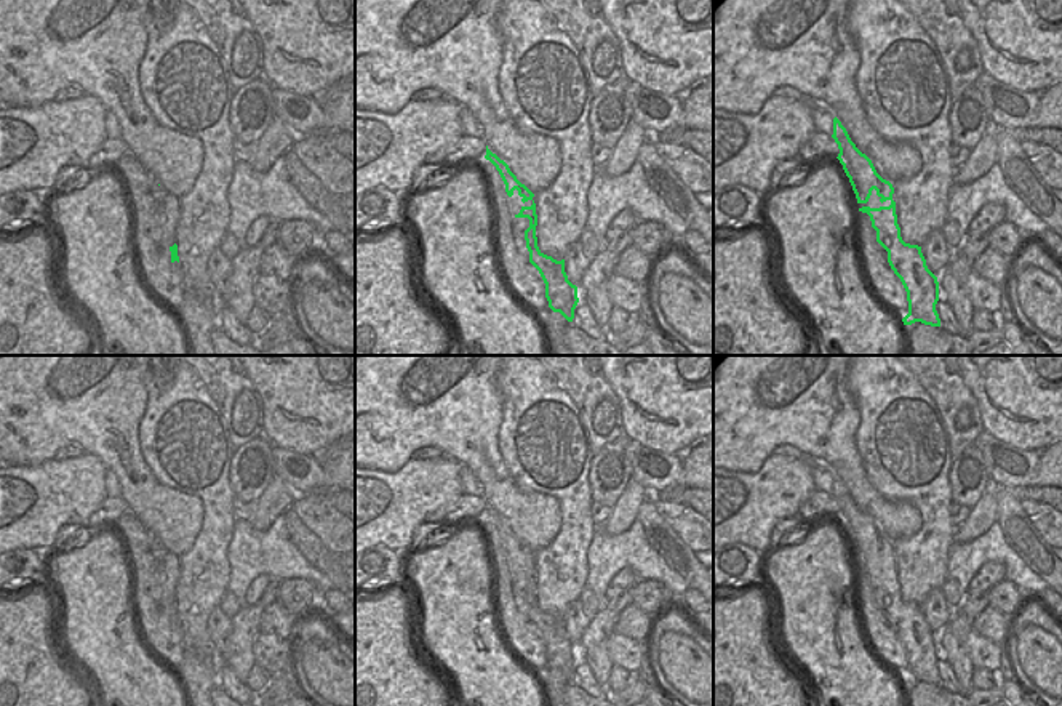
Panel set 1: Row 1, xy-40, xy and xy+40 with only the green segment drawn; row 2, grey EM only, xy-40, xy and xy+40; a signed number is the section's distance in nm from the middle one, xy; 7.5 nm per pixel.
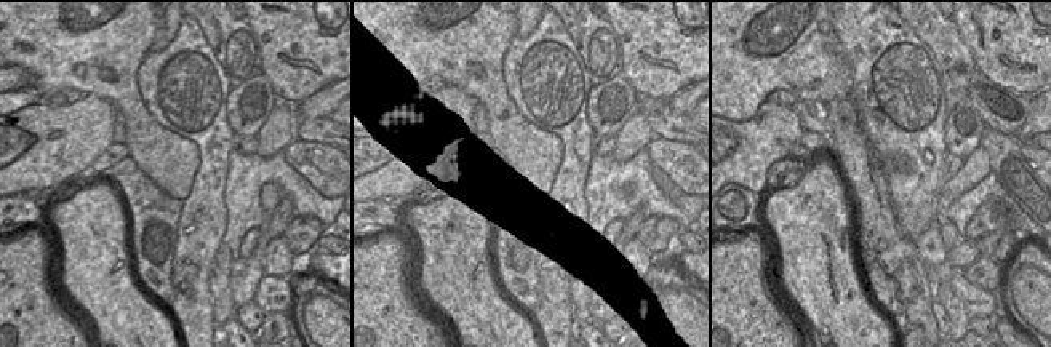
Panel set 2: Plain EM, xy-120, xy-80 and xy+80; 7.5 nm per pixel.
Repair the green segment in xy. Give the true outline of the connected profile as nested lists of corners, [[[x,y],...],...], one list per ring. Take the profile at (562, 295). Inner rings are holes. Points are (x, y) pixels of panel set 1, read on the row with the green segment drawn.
[[[536,203],[521,207],[515,218],[528,218],[529,227],[525,231],[526,248],[529,251],[529,263],[539,271],[545,283],[545,298],[553,312],[560,312],[568,322],[574,319],[574,309],[579,303],[577,287],[568,280],[565,272],[565,259],[557,261],[544,255],[537,247],[536,226]]]

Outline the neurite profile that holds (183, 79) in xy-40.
[[[149,0],[146,32],[147,48],[139,66],[139,88],[147,109],[162,126],[195,136],[203,144],[203,166],[192,189],[179,199],[174,243],[178,245],[184,299],[174,307],[174,312],[184,328],[190,355],[216,355],[210,335],[218,327],[218,301],[206,263],[219,248],[230,219],[226,194],[235,166],[232,152],[235,136],[230,130],[229,112],[237,90],[203,22],[182,0],[168,11],[165,0]]]

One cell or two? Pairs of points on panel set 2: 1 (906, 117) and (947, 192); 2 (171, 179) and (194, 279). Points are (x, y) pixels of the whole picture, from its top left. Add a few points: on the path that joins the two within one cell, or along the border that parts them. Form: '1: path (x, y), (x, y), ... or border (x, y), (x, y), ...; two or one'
1: border (947, 179), (938, 194), (938, 216); two
2: border (199, 167), (191, 192), (181, 200); two

